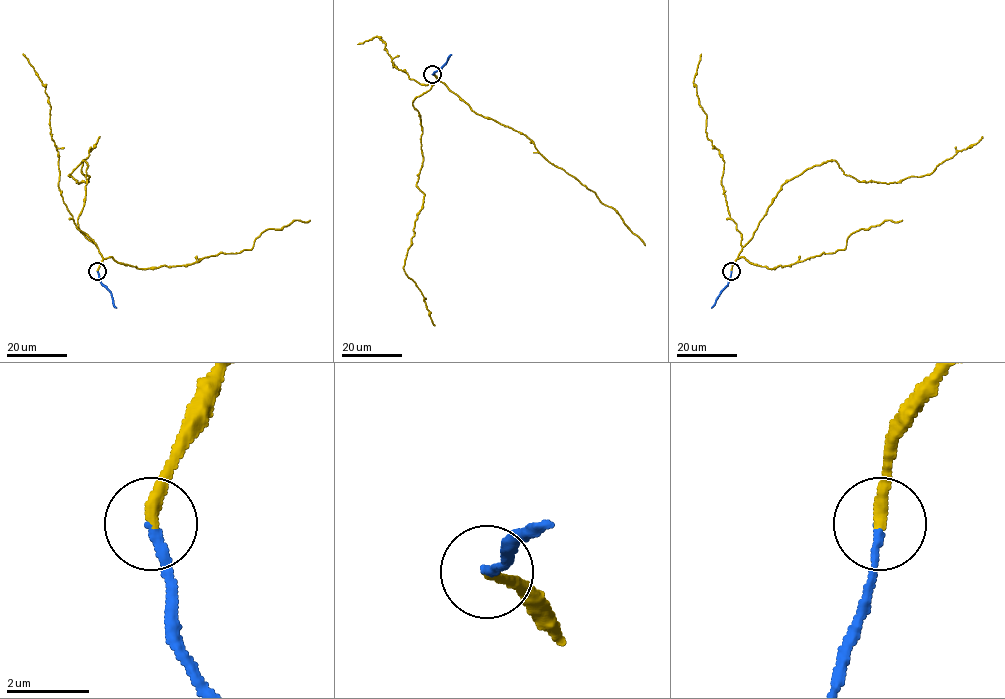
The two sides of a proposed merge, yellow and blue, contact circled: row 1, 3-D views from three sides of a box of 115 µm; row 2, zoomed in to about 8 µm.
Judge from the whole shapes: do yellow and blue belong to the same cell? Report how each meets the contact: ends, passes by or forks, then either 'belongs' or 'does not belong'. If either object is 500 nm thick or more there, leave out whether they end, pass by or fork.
yellow ends there; blue ends there; belongs

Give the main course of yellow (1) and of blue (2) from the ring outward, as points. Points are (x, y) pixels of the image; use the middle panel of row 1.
1: (432, 74), (437, 80), (413, 101), (422, 127), (416, 186), (424, 194), (403, 270), (434, 325)
2: (432, 74), (451, 54)

